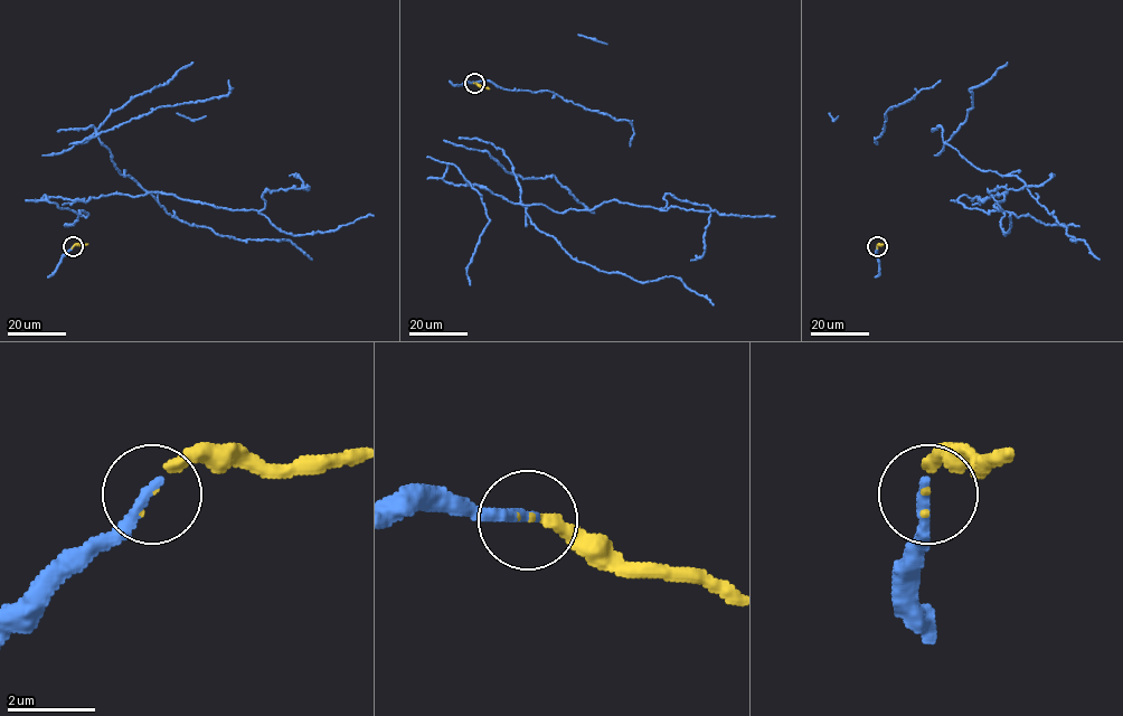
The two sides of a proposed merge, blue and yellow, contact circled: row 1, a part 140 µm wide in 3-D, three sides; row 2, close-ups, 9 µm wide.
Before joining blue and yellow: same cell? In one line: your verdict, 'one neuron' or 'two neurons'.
one neuron

